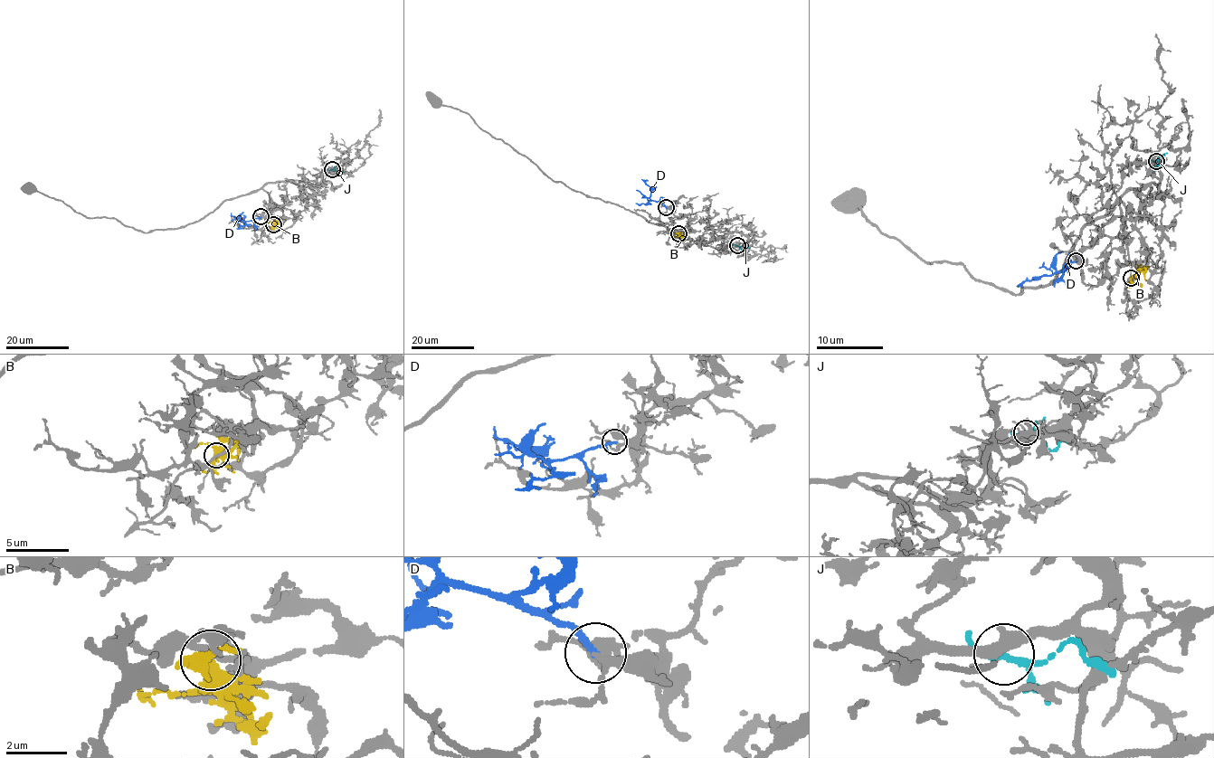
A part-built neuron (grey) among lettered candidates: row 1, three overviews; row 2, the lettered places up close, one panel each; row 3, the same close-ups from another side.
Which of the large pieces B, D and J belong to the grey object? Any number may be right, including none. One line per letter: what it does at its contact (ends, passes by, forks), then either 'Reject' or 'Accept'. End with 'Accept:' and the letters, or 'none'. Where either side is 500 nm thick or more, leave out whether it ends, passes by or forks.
B: It forks there. Reject
D: It ends there. Accept
J: It forks there. Reject
Accept: D

